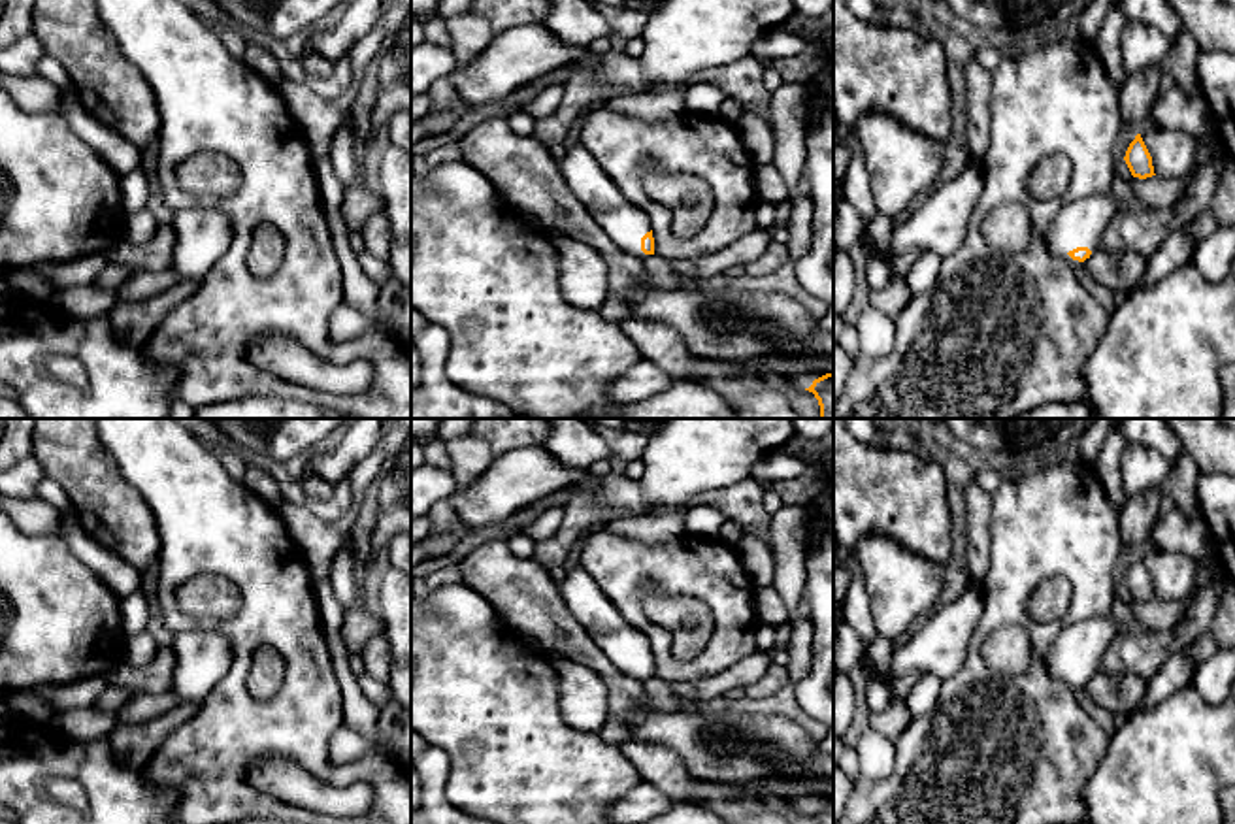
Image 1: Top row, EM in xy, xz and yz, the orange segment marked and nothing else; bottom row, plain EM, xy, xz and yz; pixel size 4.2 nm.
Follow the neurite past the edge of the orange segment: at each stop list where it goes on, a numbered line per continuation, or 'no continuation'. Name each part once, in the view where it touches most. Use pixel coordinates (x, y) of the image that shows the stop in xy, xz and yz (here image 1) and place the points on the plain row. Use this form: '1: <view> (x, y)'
1: yz (1081, 645)

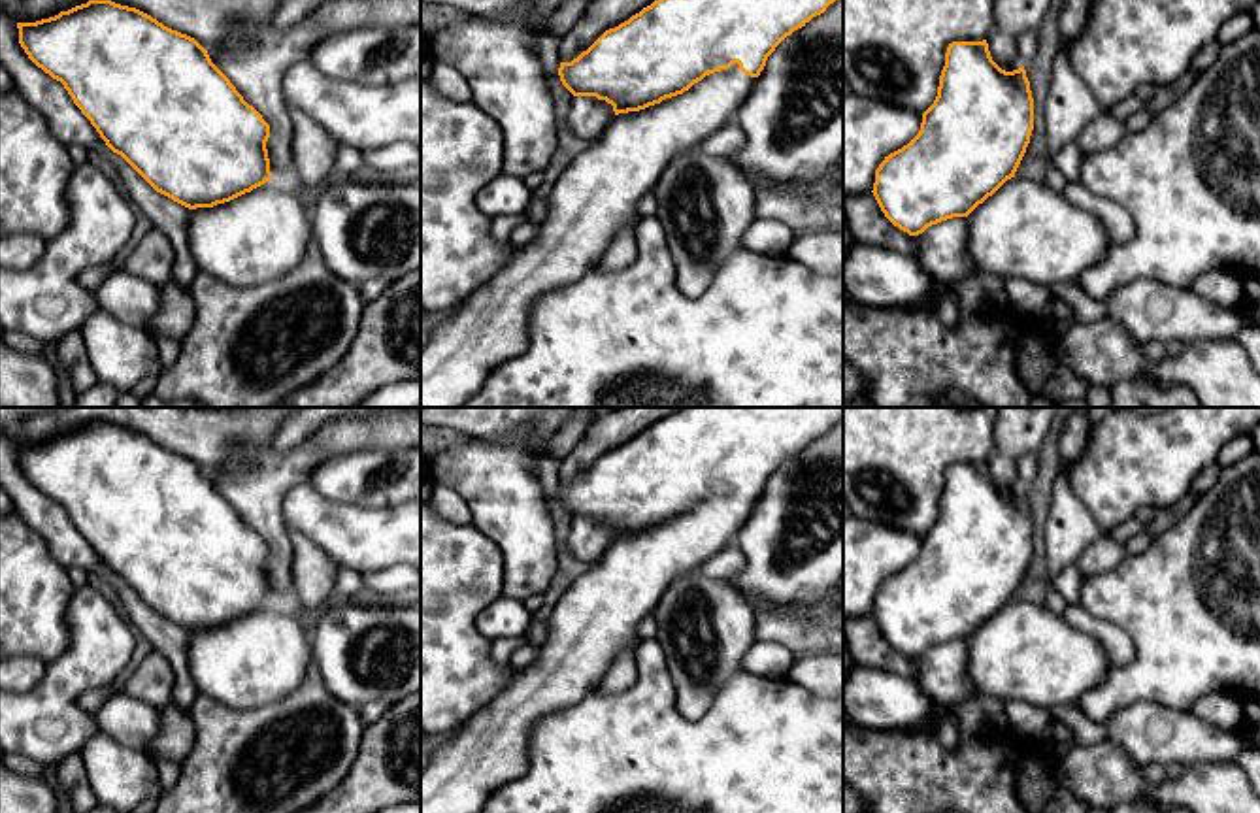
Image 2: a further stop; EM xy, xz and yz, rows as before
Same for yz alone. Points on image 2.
1: yz (1025, 651)

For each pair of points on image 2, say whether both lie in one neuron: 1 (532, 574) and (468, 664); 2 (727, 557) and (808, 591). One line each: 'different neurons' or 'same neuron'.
1: different neurons
2: different neurons

